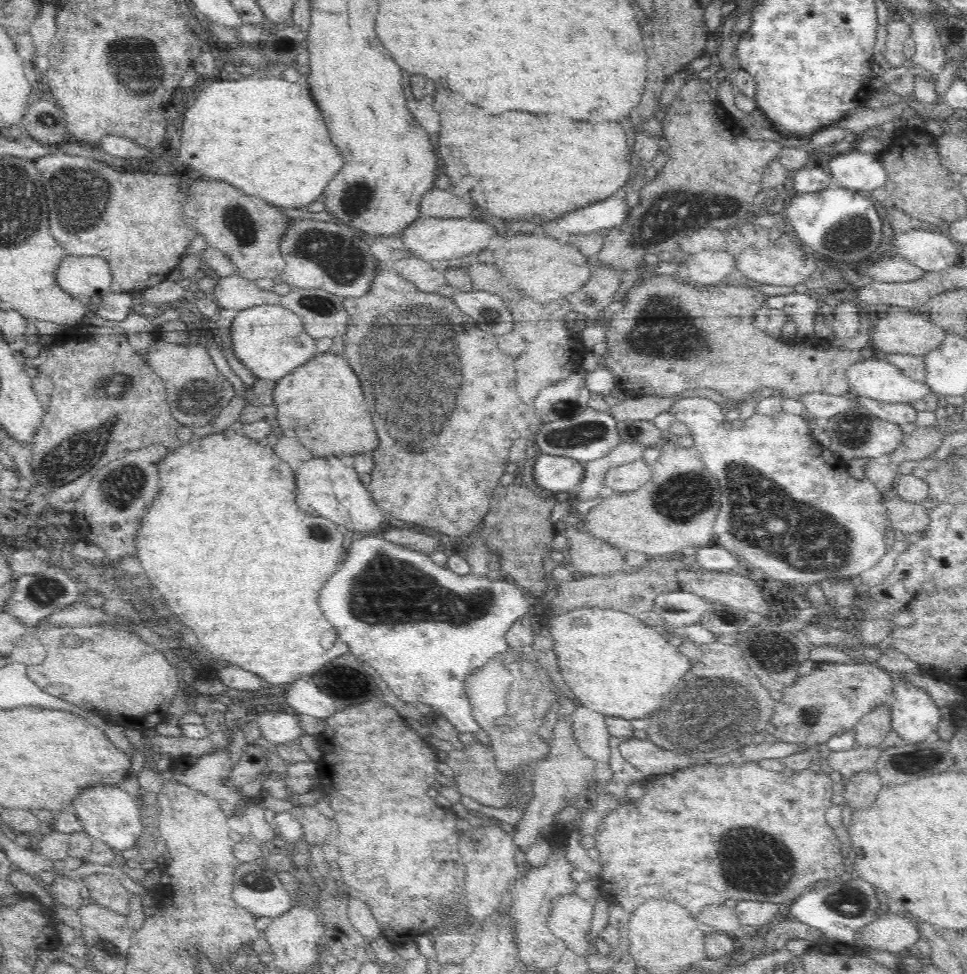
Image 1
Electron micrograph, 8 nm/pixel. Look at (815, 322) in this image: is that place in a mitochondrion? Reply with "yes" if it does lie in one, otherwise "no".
no

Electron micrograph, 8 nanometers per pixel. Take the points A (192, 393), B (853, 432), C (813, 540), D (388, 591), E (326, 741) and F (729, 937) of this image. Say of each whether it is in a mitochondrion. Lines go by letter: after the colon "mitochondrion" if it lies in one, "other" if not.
A: mitochondrion
B: mitochondrion
C: mitochondrion
D: mitochondrion
E: other
F: other

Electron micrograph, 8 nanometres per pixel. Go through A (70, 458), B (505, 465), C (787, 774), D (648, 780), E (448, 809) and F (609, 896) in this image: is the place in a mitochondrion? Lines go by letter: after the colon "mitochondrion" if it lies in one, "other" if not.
A: mitochondrion
B: other
C: other
D: other
E: other
F: other

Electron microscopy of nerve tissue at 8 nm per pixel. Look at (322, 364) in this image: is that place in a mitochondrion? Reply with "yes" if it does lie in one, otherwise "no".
no

